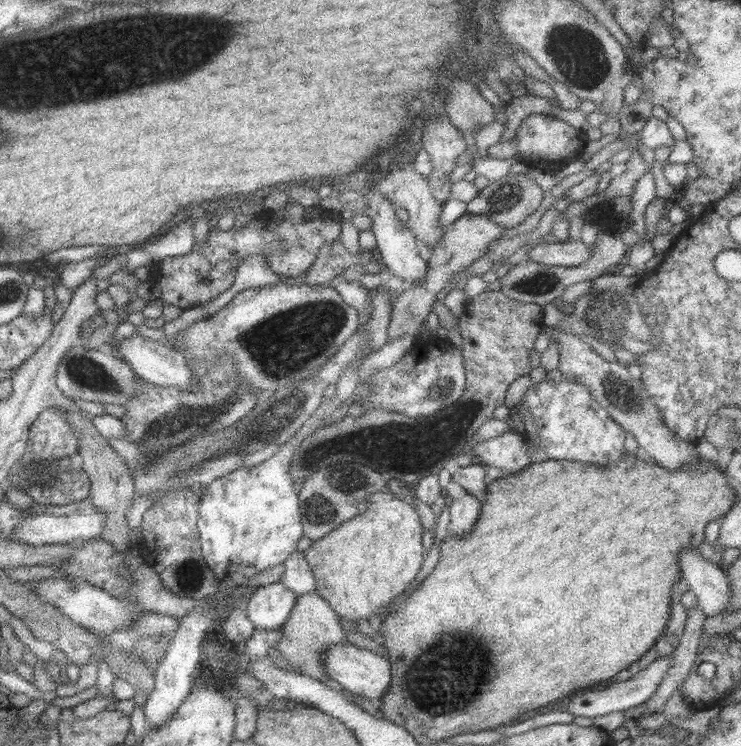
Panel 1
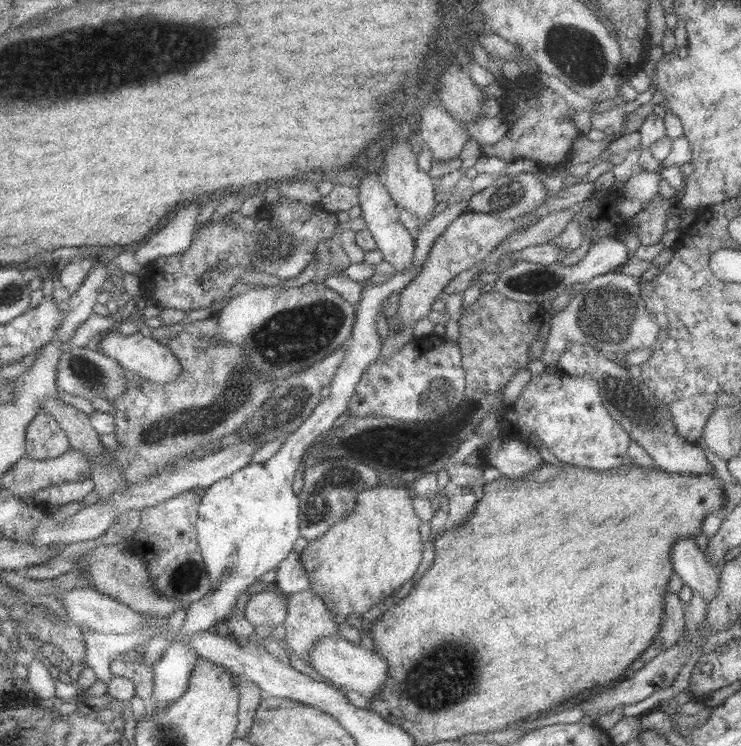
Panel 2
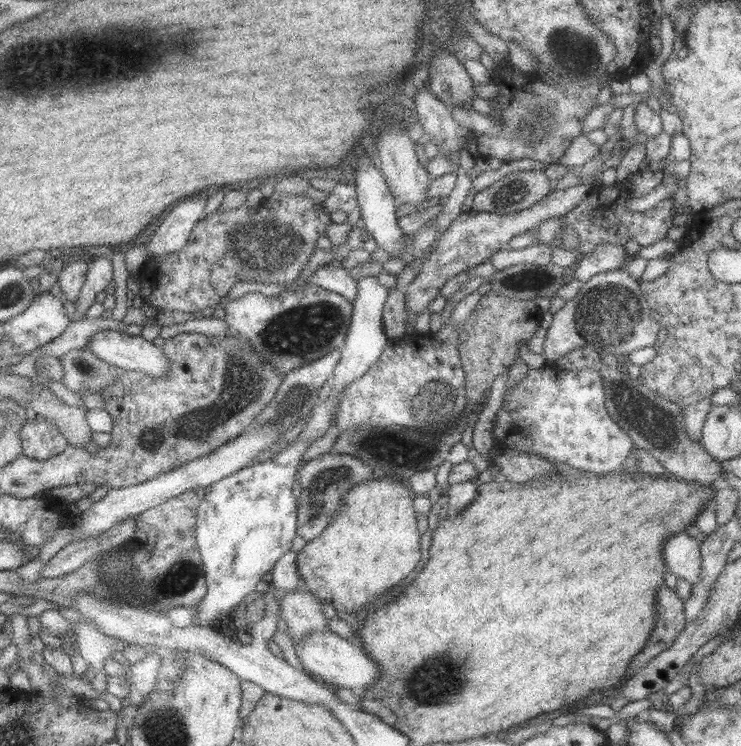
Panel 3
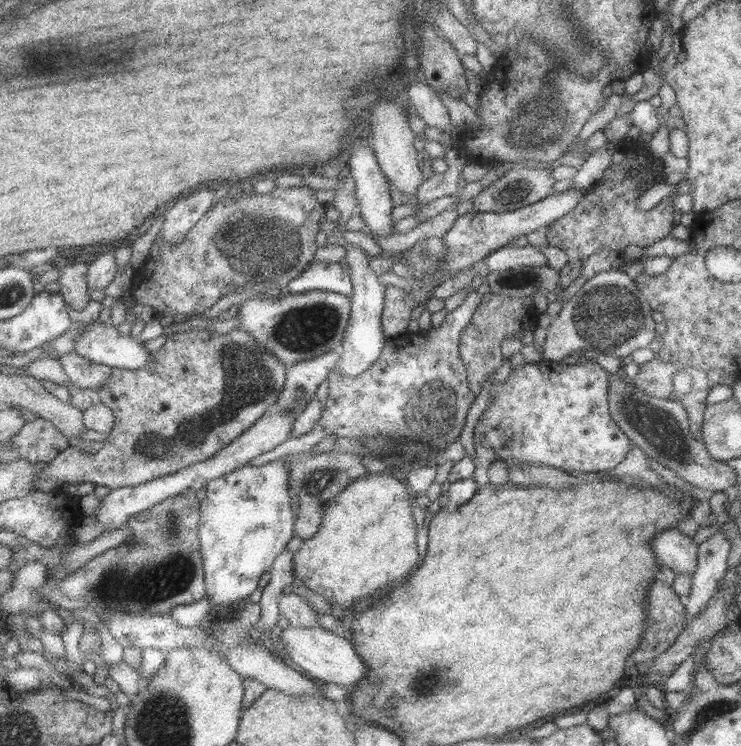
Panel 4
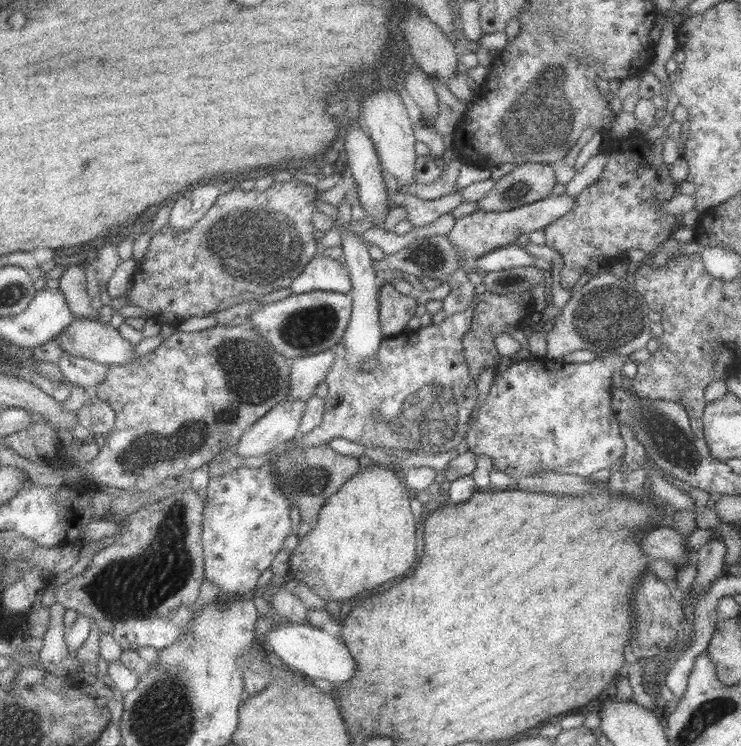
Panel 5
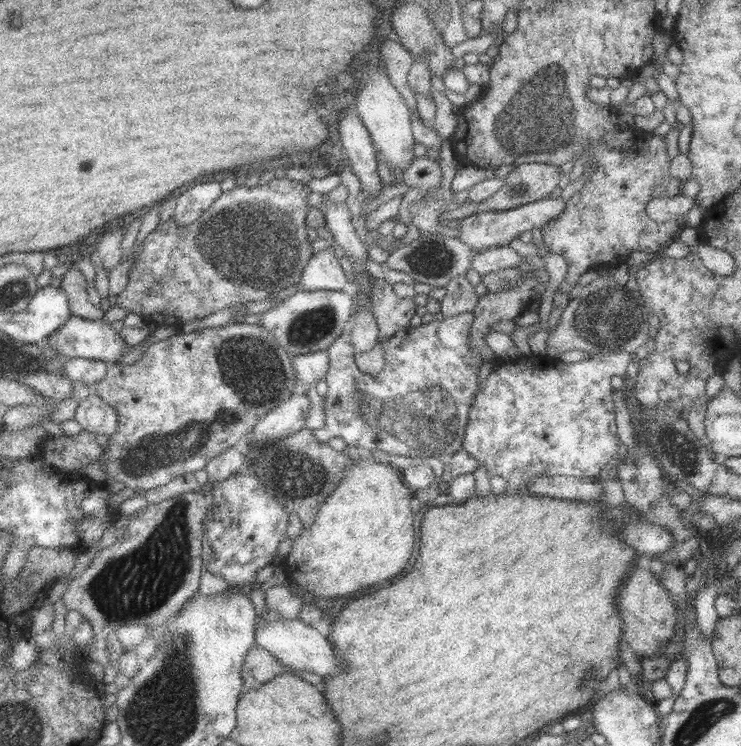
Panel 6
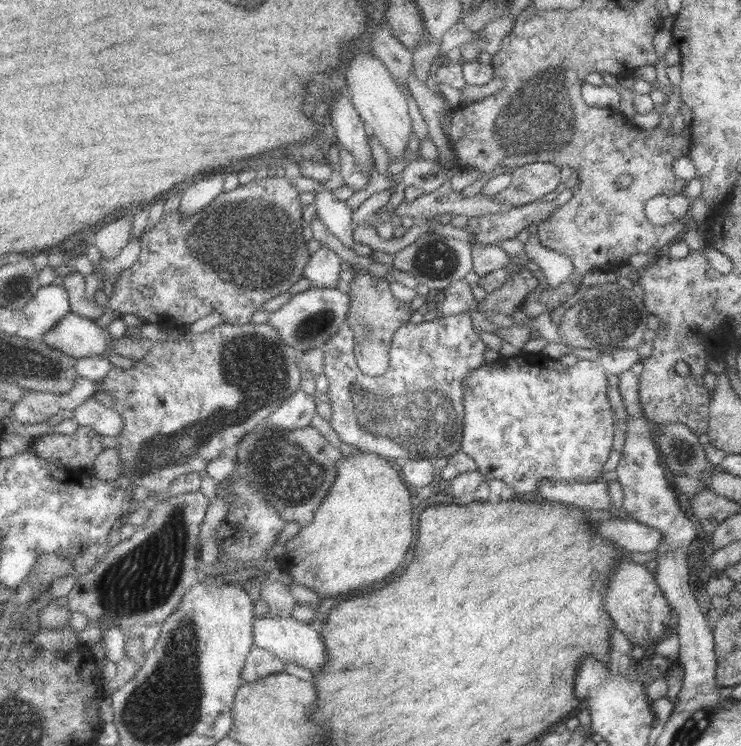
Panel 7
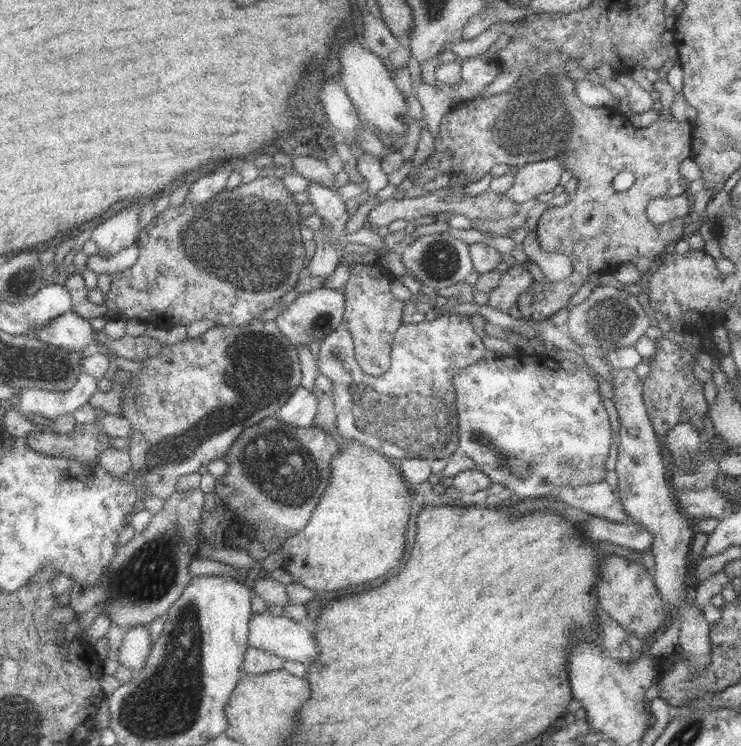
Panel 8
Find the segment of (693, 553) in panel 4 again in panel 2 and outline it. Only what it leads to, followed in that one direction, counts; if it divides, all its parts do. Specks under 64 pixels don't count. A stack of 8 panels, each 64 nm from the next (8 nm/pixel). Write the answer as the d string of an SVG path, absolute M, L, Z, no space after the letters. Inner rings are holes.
M683 538L672 545L671 563L683 584L702 594L707 604L717 595L720 570L709 563L694 538Z

